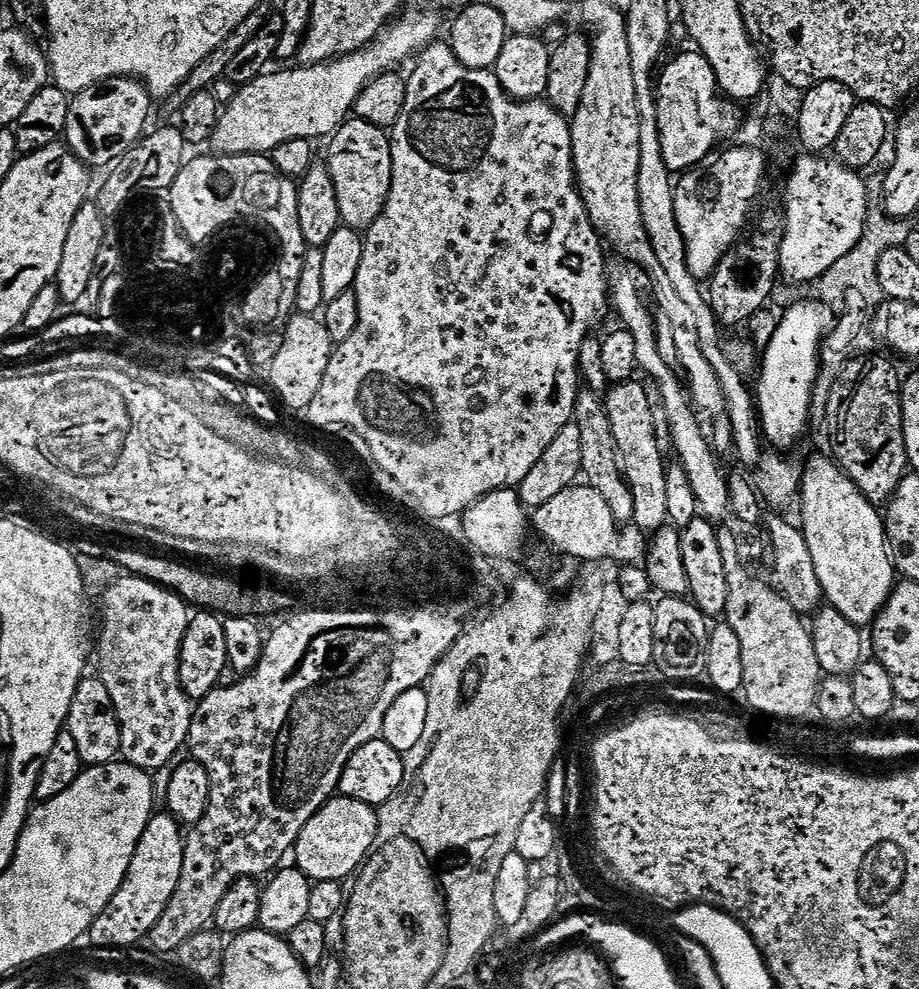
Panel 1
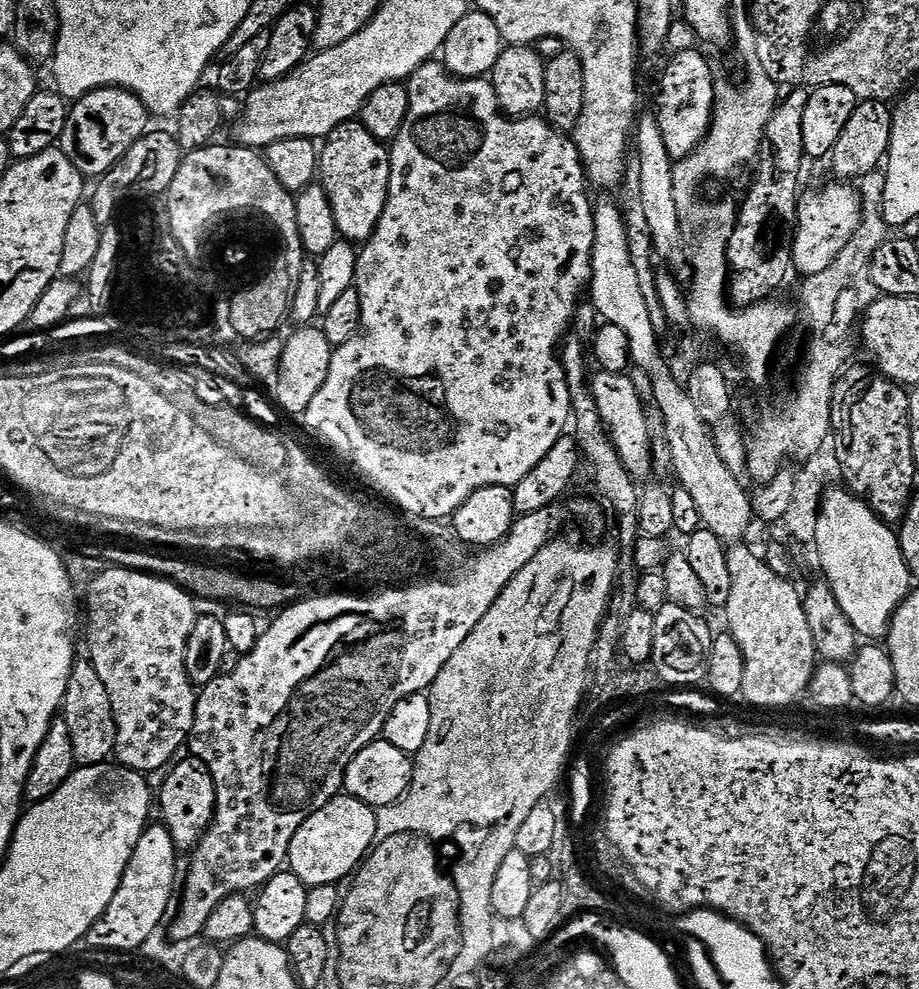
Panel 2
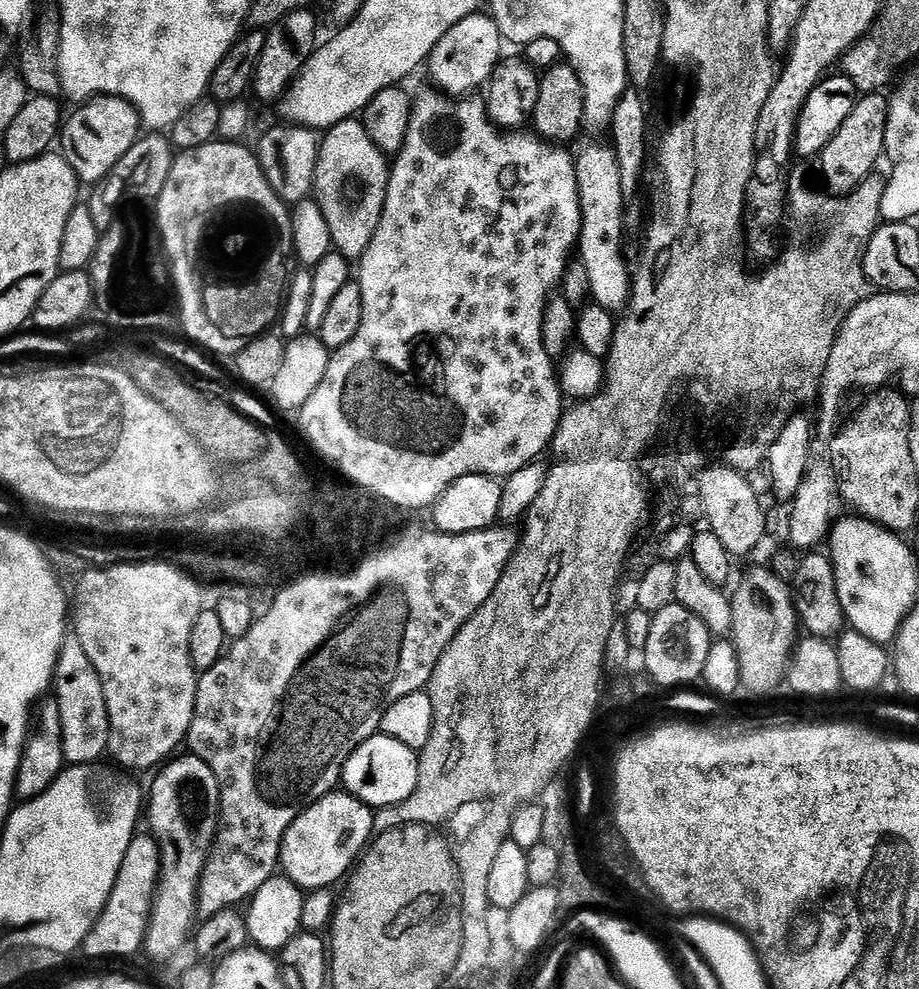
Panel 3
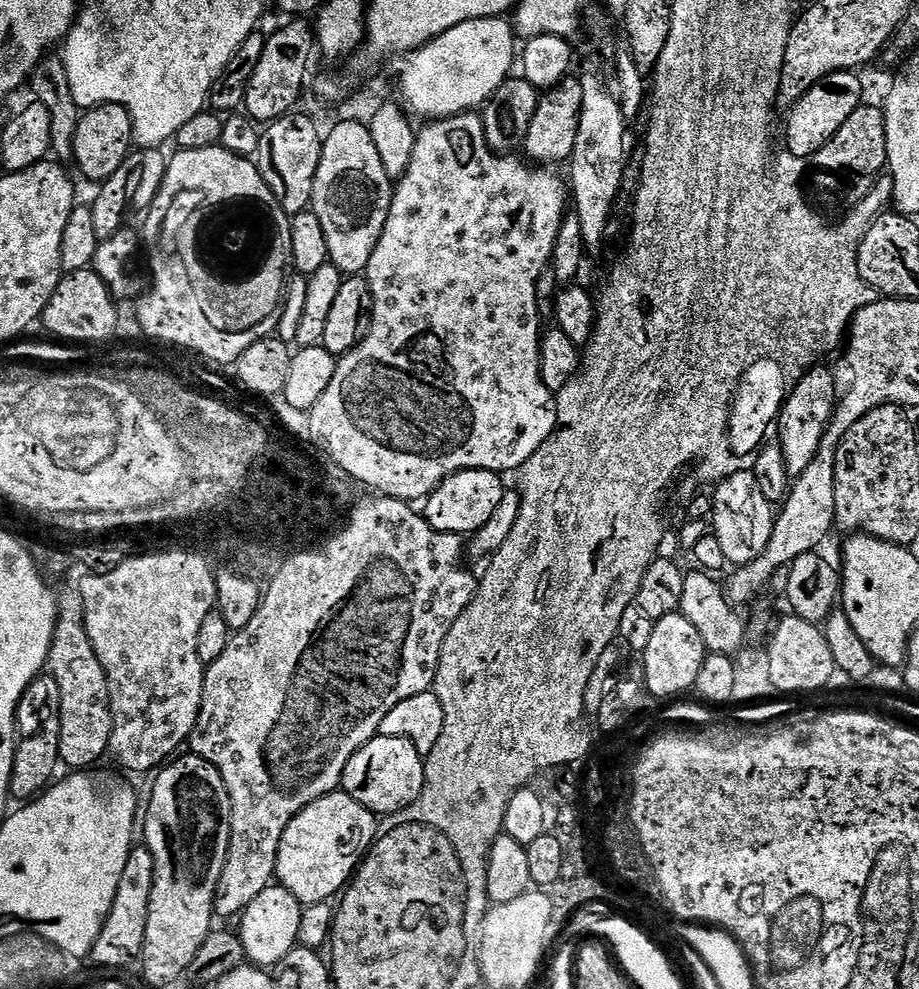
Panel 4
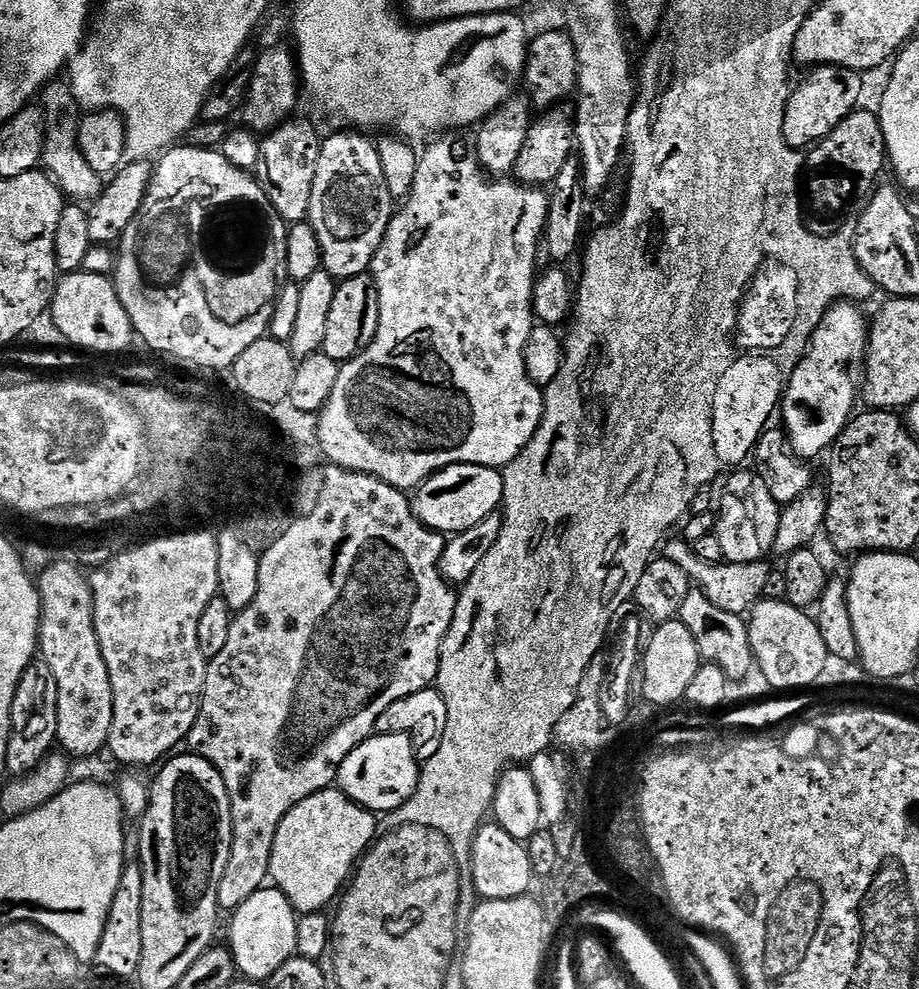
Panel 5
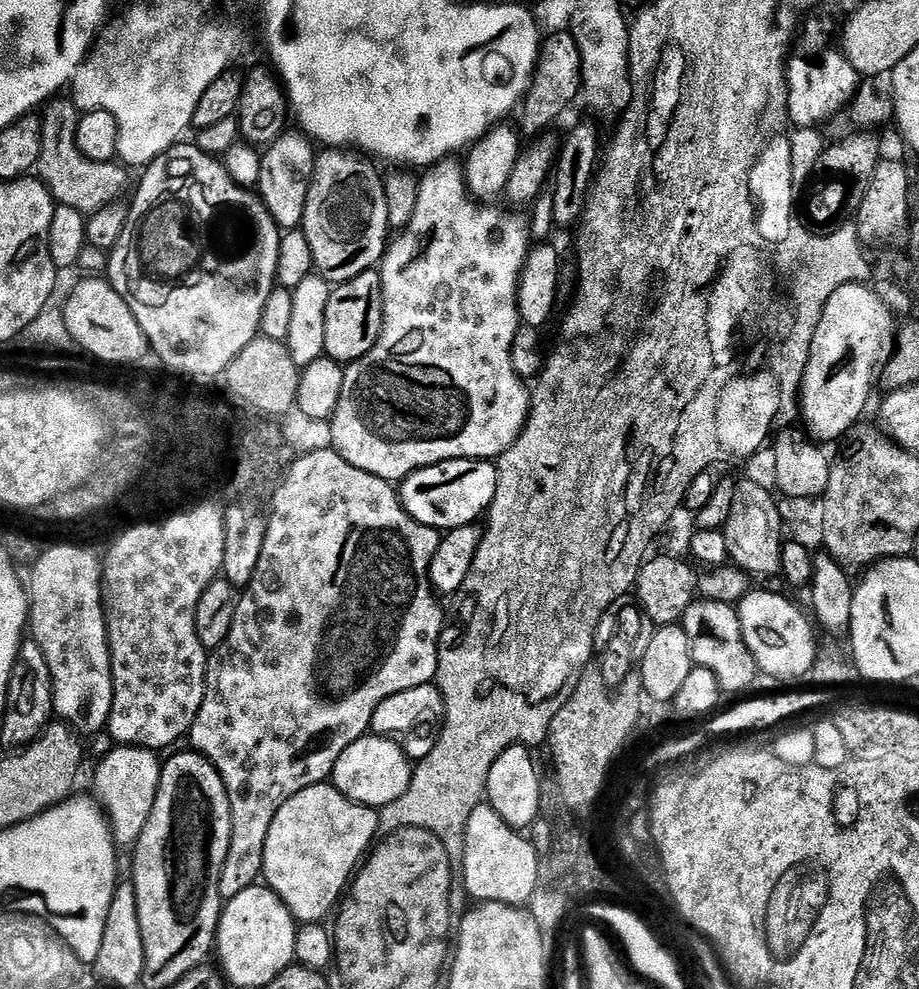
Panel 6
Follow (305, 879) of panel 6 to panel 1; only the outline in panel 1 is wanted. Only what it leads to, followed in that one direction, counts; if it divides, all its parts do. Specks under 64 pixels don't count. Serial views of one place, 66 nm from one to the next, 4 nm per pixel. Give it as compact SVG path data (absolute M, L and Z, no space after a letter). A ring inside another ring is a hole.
M337 794L302 826L302 834L298 834L294 849L295 867L299 868L309 880L315 882L319 880L347 881L347 876L351 877L369 859L374 845L377 843L377 809L366 802L356 801L352 797Z

